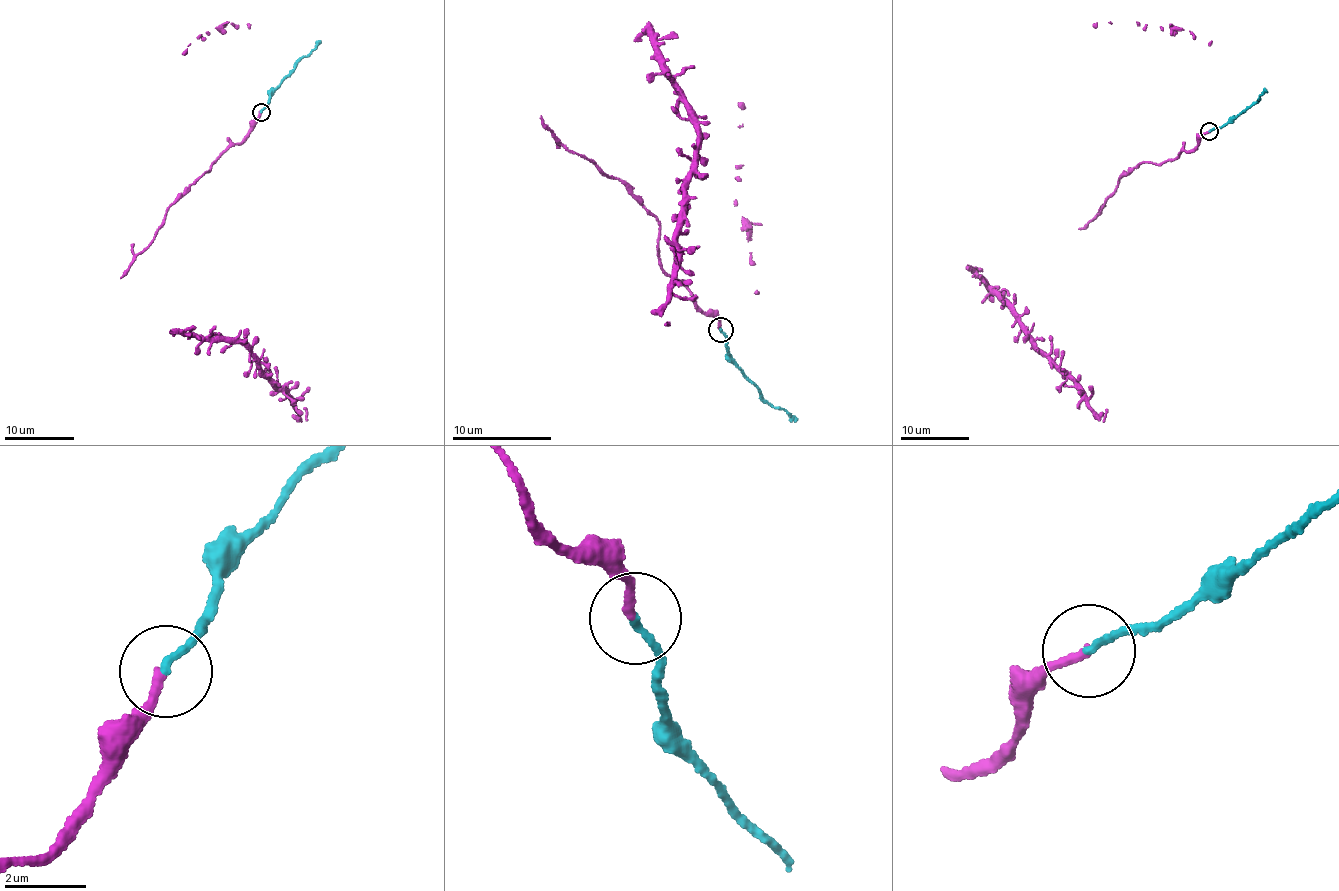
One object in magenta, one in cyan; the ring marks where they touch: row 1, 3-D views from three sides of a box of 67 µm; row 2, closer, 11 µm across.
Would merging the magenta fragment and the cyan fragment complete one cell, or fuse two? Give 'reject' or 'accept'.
accept

